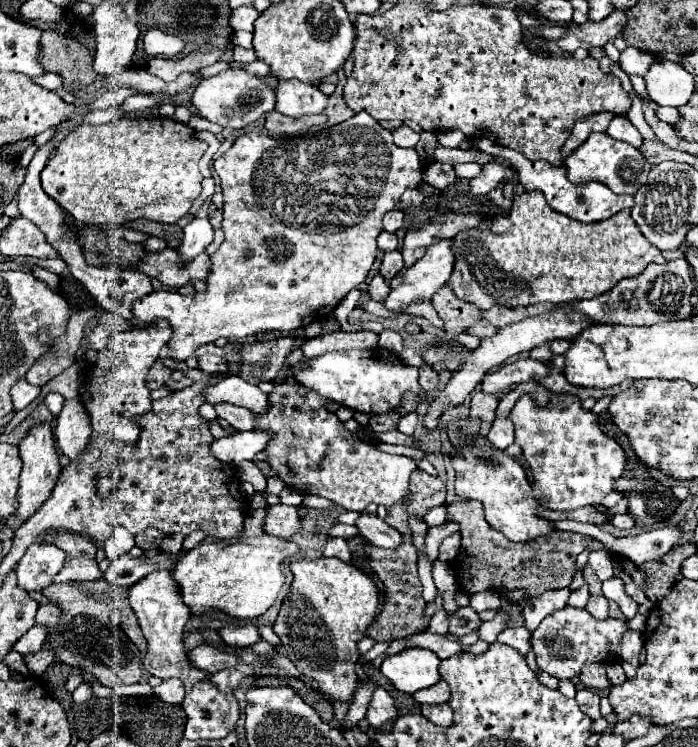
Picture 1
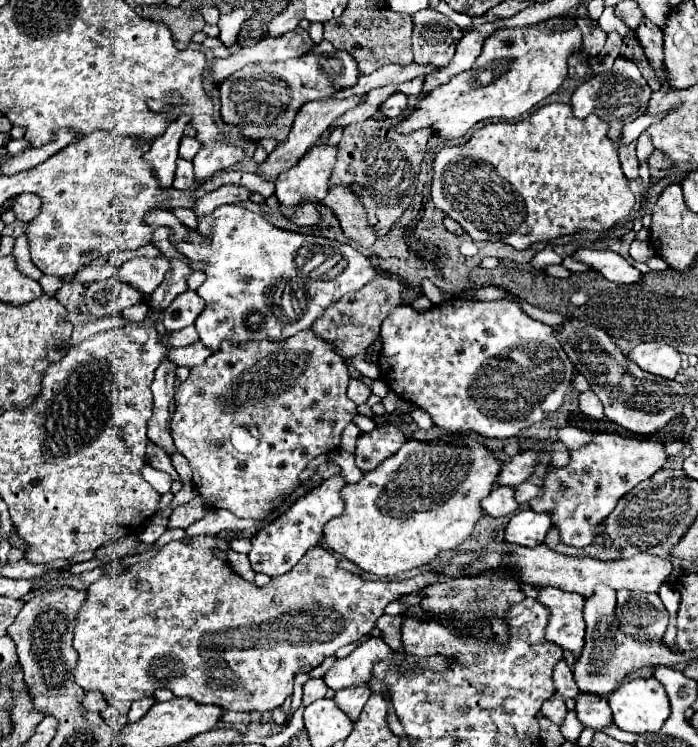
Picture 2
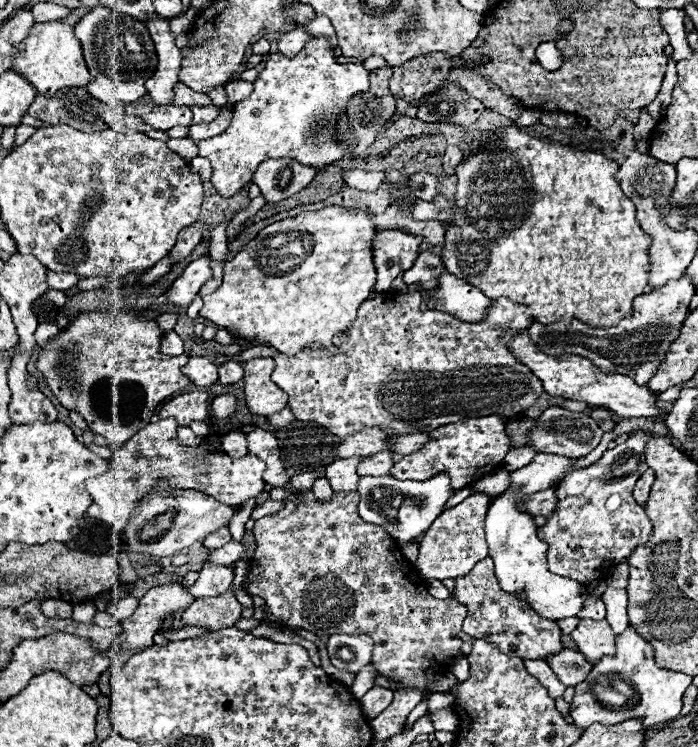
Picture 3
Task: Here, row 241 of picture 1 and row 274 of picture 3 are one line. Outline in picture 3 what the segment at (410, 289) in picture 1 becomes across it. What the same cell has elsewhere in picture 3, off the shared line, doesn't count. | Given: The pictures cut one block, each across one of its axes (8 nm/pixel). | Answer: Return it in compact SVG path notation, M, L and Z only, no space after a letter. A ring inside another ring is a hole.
M448 272L440 274L440 284L432 296L438 310L454 314L466 322L482 320L490 304L490 298L486 298L482 290L458 280Z

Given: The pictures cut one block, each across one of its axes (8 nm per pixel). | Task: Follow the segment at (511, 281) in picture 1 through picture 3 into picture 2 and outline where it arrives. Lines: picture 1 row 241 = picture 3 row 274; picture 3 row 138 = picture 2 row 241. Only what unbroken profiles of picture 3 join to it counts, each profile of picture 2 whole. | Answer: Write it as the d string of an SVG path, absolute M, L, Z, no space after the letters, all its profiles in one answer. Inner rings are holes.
M548 104L538 108L536 112L532 112L528 118L520 120L520 122L496 122L496 124L486 124L484 128L478 128L474 132L474 136L462 144L462 146L454 146L454 148L444 148L436 154L434 160L434 180L432 180L432 200L436 204L436 208L440 208L448 218L456 220L462 224L464 232L472 238L472 240L490 240L490 242L504 242L510 244L516 250L528 250L532 244L536 242L548 242L554 238L562 238L562 236L570 236L582 230L590 230L590 232L602 232L612 228L616 222L624 220L632 208L634 208L634 194L628 188L628 180L622 174L620 168L620 160L618 160L618 150L614 146L612 140L608 140L606 136L608 132L608 124L604 120L600 120L596 114L586 116L584 120L578 120L572 116L572 108L568 104Z

